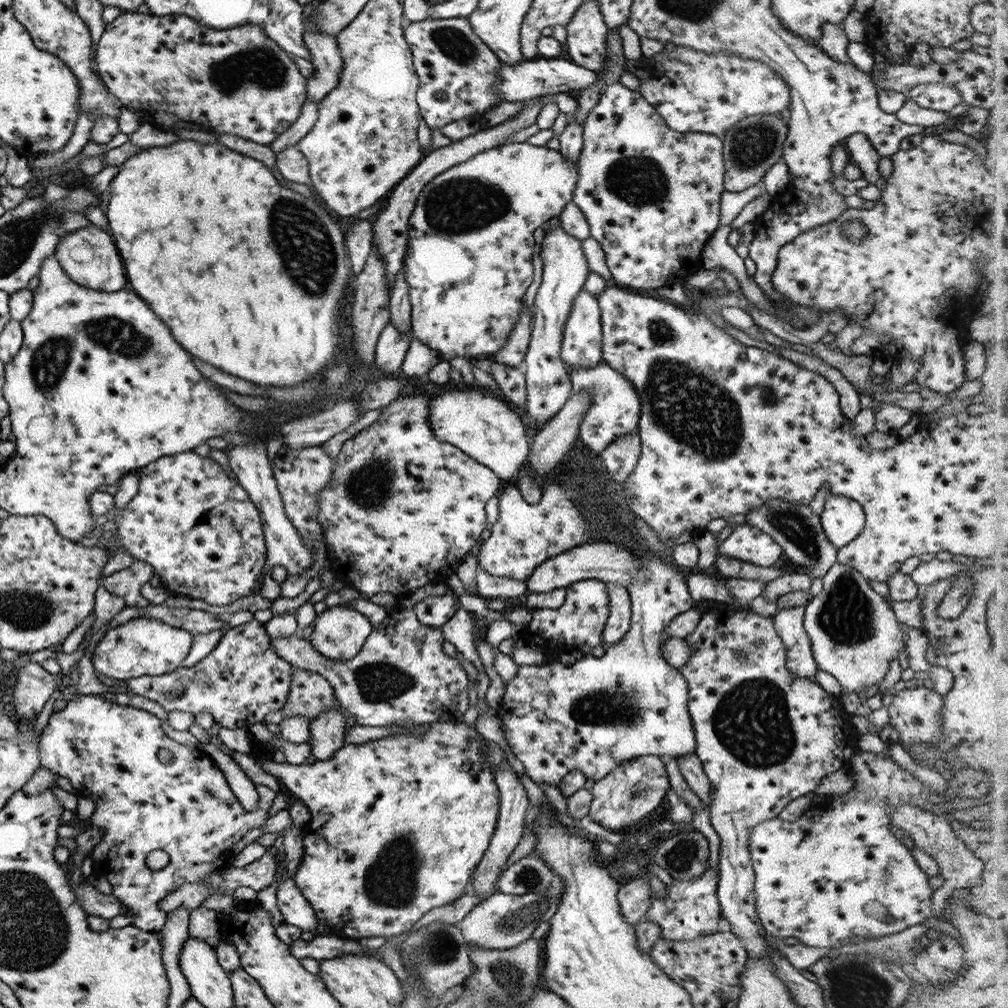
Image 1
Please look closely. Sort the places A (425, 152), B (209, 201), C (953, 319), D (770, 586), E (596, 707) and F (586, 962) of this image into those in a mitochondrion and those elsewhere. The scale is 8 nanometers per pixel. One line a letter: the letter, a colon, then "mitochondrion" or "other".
A: other
B: other
C: other
D: other
E: mitochondrion
F: other

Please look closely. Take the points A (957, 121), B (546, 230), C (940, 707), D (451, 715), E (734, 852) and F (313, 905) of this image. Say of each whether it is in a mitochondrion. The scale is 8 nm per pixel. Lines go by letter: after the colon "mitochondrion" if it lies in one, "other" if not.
A: other
B: other
C: other
D: other
E: other
F: other

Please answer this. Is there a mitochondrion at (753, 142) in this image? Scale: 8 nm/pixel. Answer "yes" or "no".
yes

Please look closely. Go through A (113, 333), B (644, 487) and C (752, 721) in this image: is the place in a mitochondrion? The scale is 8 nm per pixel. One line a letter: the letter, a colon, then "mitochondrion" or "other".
A: mitochondrion
B: other
C: mitochondrion

